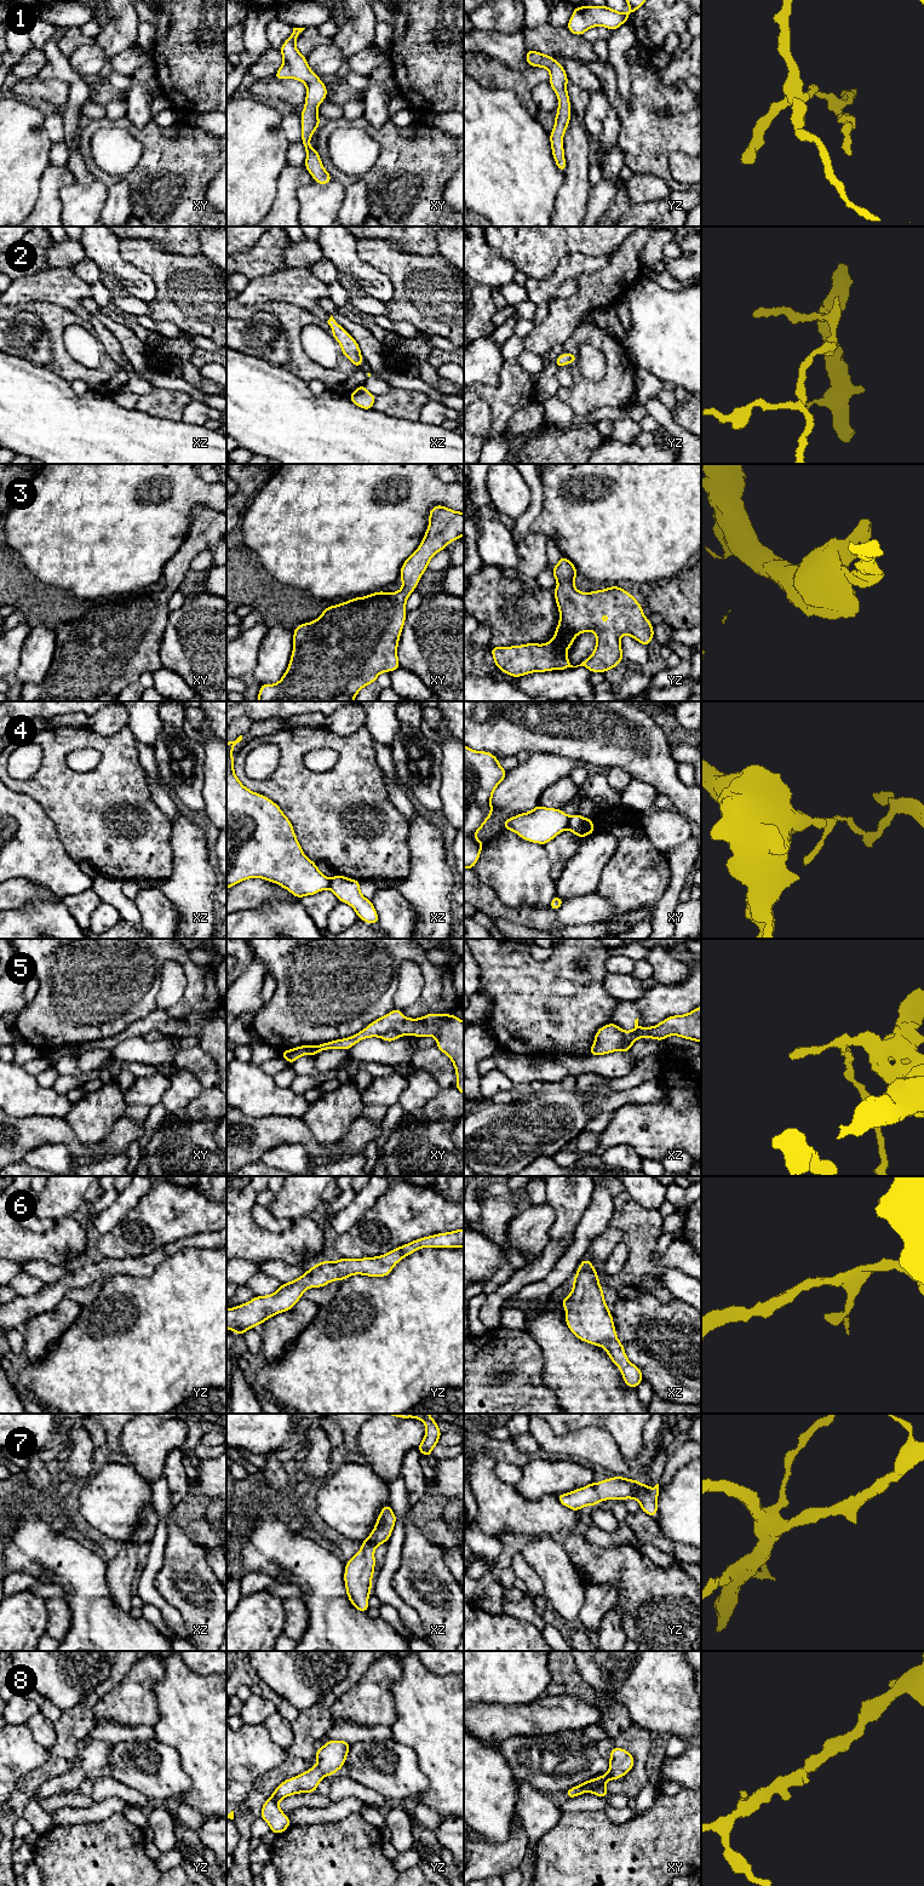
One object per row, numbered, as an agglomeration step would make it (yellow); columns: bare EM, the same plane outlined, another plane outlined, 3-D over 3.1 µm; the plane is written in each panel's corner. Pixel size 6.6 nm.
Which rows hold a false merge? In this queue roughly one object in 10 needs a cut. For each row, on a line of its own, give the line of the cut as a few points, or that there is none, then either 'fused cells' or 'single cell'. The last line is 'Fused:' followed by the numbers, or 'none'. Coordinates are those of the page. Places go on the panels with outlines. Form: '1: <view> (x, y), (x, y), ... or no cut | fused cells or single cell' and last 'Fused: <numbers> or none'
1: no cut | single cell
2: no cut | single cell
3: no cut | single cell
4: xy (569, 817), (567, 827) | fused cells
5: xy (401, 1035), (395, 1031), (386, 1031), (380, 1037) | fused cells
6: no cut | single cell
7: no cut | single cell
8: no cut | single cell
Fused: 4, 5

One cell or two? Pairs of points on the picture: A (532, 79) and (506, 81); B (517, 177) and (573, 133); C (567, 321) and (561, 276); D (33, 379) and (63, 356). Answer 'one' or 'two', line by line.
A: one
B: two
C: two
D: two

